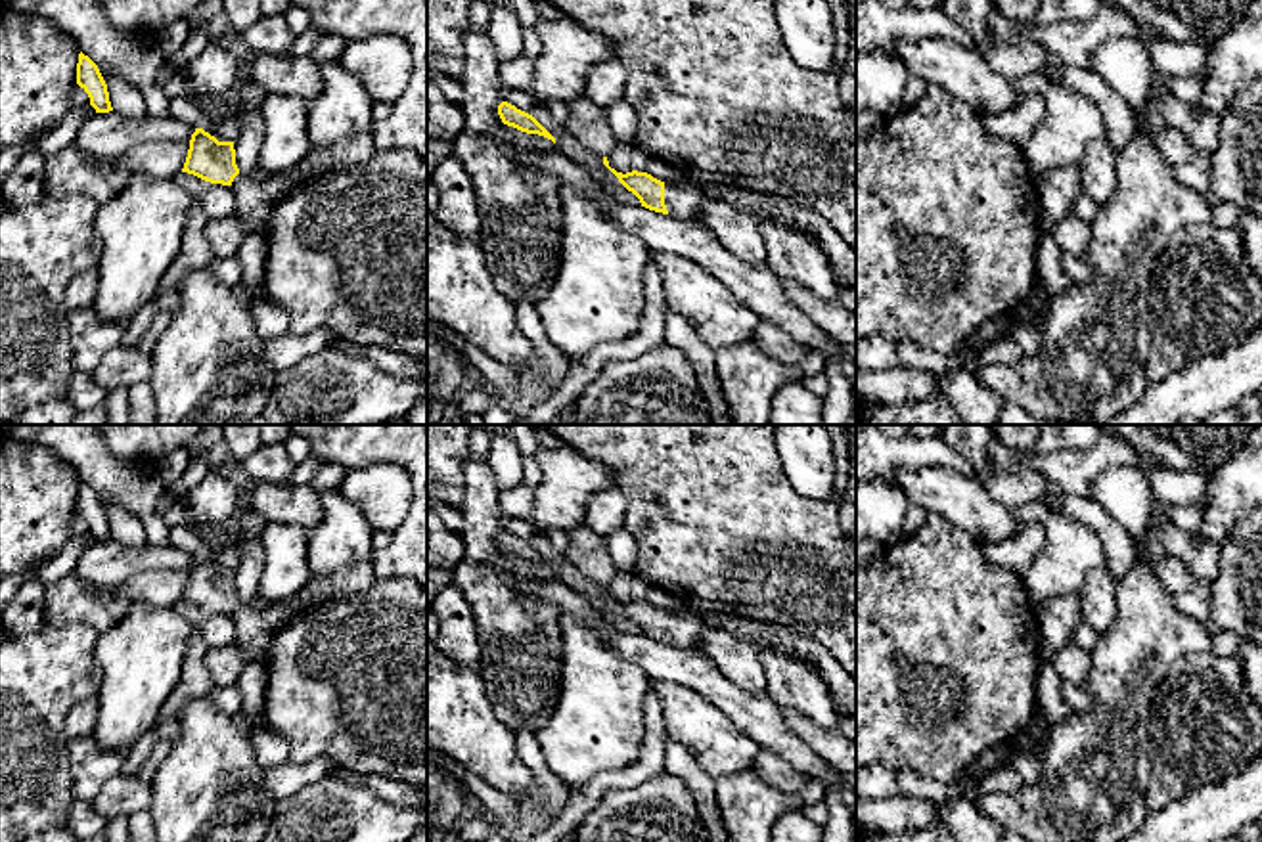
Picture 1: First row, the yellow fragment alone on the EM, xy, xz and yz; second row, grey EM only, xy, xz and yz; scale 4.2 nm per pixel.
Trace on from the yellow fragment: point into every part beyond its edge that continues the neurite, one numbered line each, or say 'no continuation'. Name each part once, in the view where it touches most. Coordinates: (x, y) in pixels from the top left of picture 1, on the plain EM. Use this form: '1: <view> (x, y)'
1: xz (684, 630)

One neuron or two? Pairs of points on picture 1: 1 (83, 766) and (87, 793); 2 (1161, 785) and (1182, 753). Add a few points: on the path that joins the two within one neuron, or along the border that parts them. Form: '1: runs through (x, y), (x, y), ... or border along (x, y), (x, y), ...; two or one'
1: runs through (87, 772), (87, 787); one
2: runs through (1169, 777), (1180, 760); one

